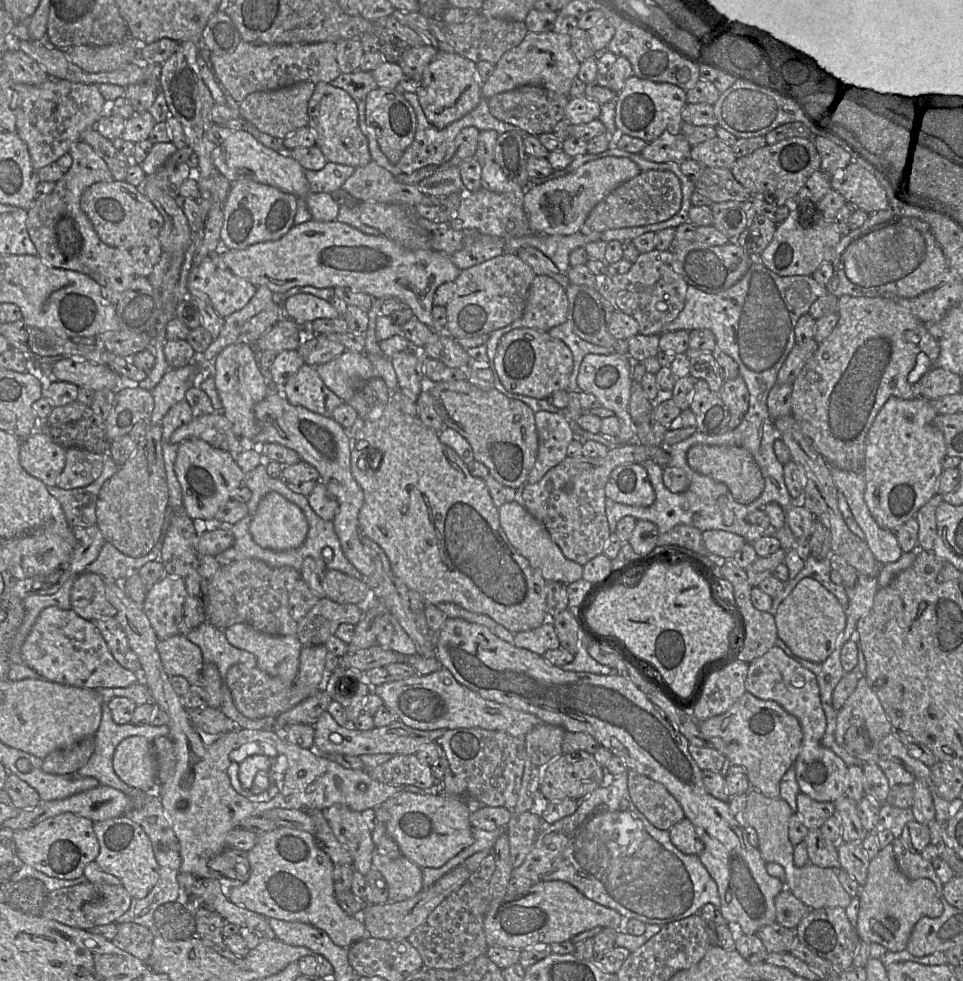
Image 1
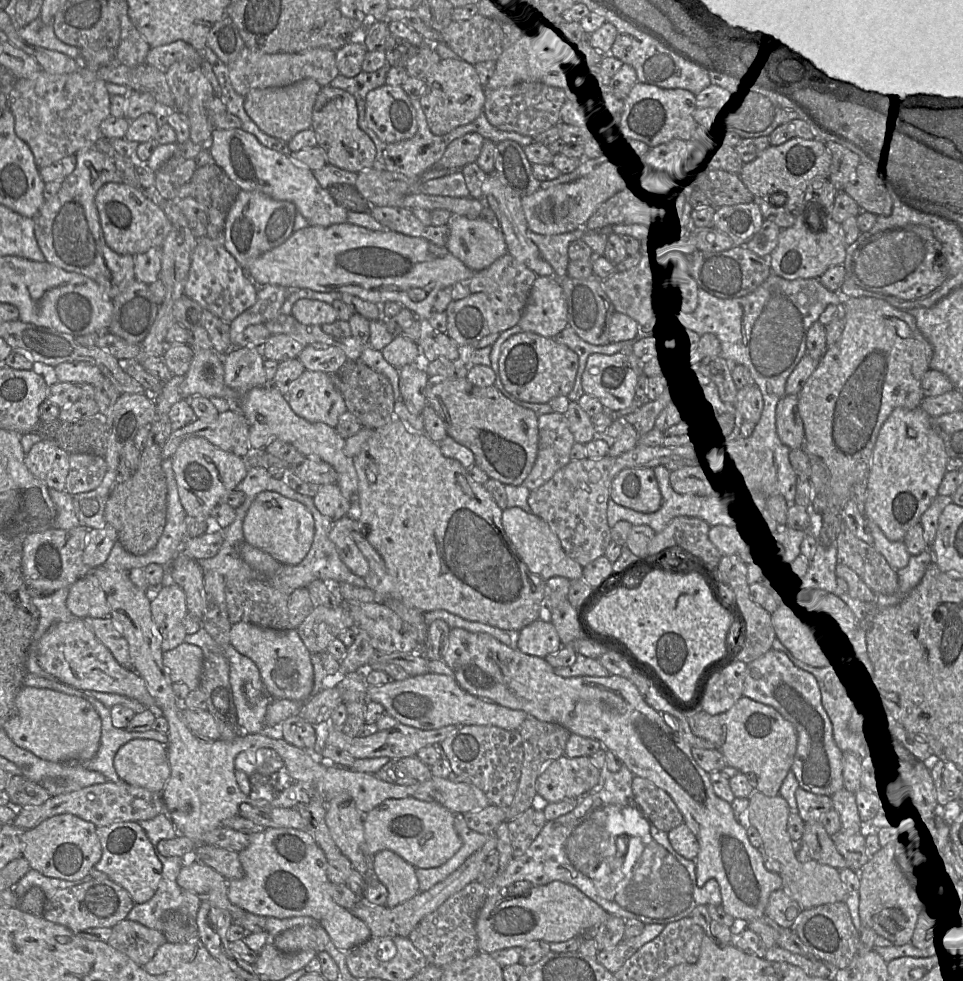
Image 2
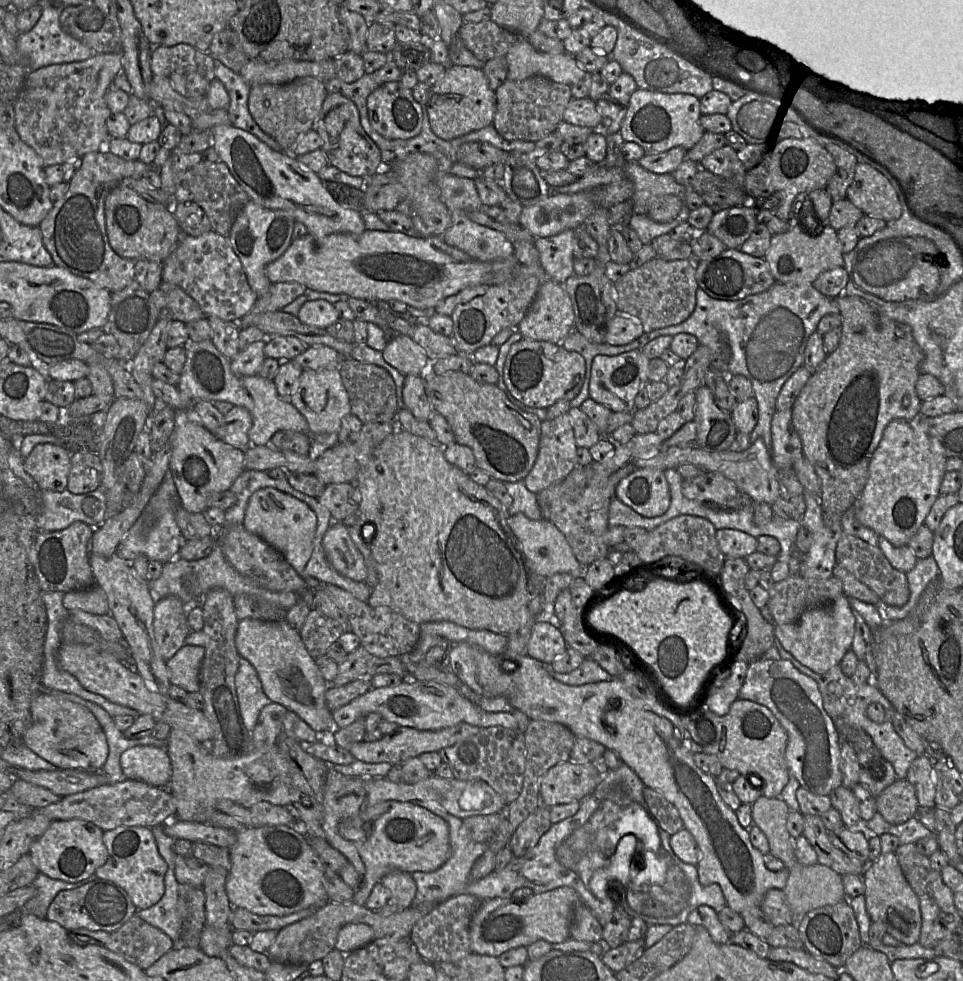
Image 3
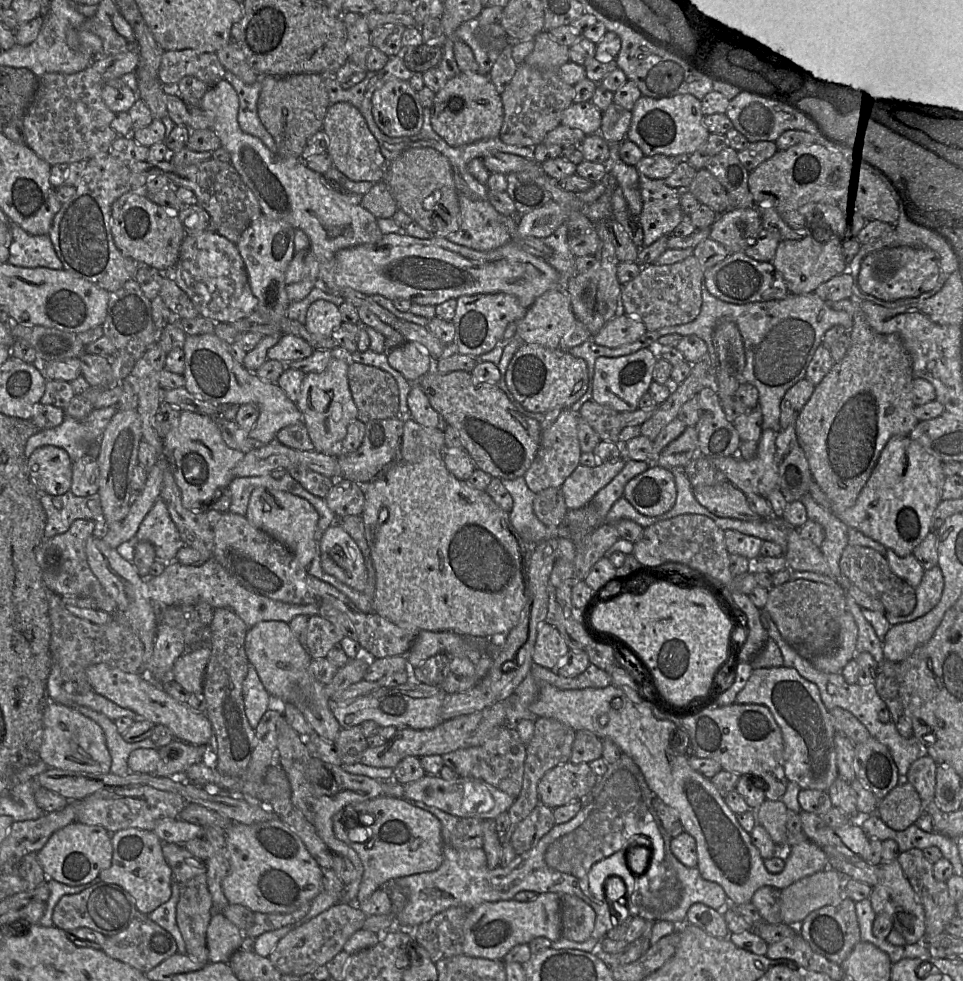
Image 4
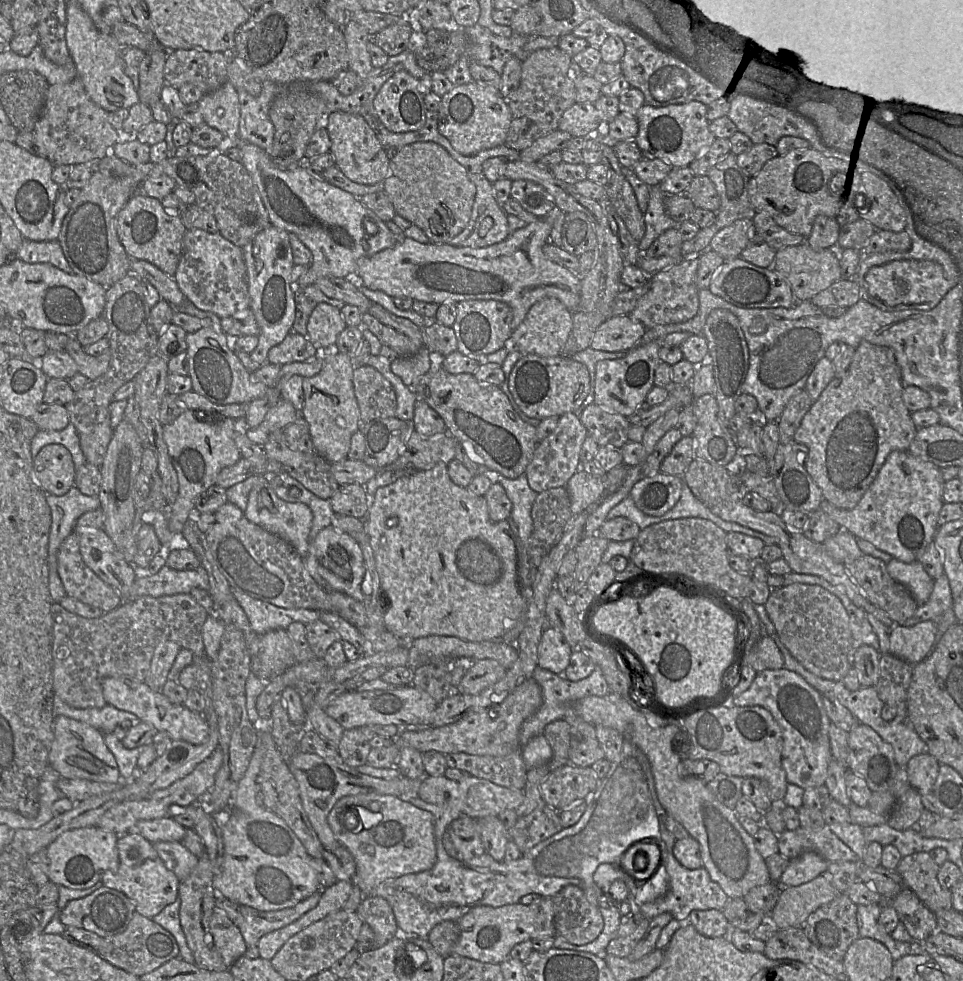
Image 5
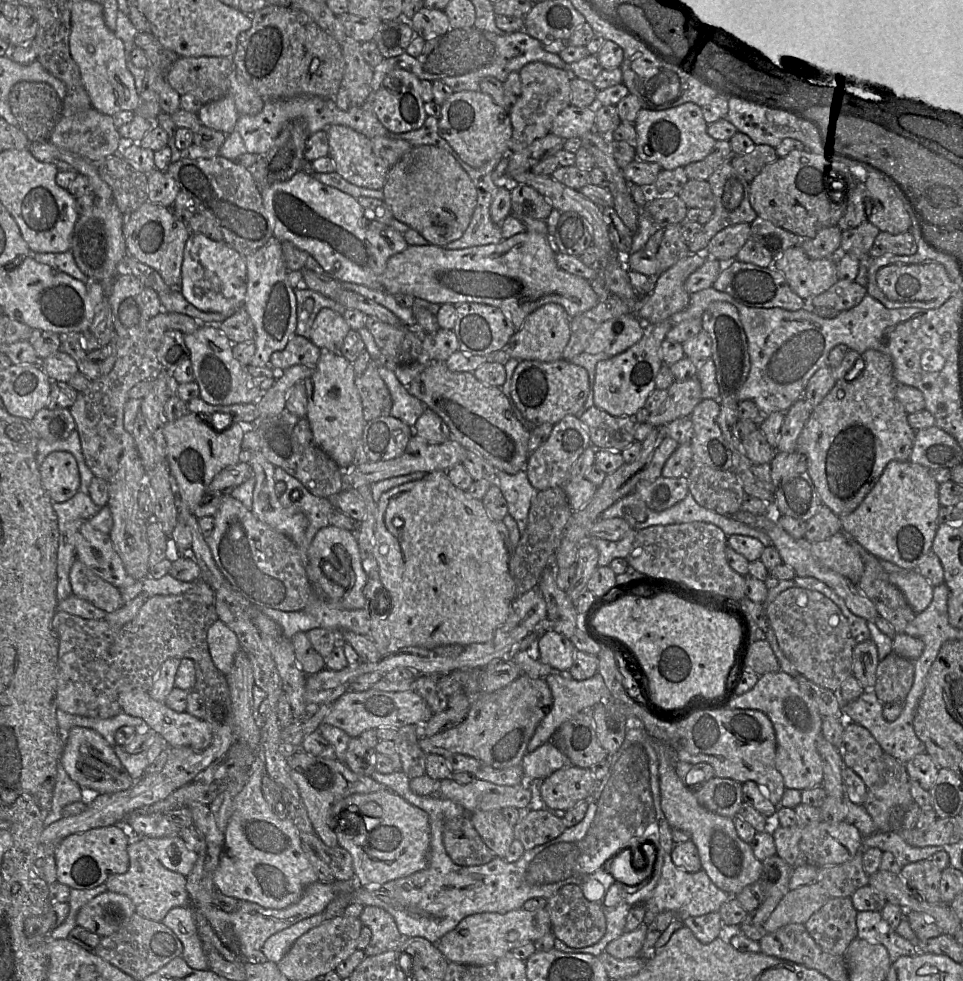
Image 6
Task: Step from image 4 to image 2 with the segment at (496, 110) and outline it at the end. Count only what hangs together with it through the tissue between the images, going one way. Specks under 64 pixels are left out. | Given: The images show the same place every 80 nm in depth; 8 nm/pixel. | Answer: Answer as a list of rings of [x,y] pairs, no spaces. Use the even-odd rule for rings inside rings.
[[[460,58],[441,59],[424,81],[420,102],[433,134],[445,135],[459,126],[471,123],[484,112],[486,89],[480,82],[475,65]]]

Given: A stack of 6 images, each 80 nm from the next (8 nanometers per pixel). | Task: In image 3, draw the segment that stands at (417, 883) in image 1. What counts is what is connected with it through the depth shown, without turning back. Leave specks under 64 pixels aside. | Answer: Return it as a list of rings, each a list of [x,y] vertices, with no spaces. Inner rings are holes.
[[[393,870],[381,879],[381,883],[389,891],[389,899],[386,905],[377,910],[382,915],[387,916],[400,912],[412,905],[417,886],[410,873]]]

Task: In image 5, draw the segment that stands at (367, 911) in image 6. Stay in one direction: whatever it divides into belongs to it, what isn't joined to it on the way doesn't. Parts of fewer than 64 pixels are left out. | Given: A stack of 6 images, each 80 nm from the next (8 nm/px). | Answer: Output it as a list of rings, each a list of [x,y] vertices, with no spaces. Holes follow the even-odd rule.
[[[364,897],[356,912],[374,933],[373,948],[383,946],[392,938],[401,935],[392,907],[383,897]]]

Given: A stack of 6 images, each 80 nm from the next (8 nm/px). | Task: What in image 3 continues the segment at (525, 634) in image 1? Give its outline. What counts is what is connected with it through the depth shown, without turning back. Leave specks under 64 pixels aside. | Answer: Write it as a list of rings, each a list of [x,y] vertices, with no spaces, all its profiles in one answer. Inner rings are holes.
[[[545,613],[532,627],[527,643],[527,655],[542,662],[551,664],[567,649],[567,644],[558,625],[550,613]]]

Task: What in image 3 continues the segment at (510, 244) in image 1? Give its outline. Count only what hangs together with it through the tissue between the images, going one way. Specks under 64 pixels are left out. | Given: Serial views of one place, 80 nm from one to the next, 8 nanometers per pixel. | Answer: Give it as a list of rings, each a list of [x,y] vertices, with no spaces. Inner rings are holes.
[[[566,229],[553,236],[534,238],[546,278],[561,285],[574,275],[573,238],[574,229]]]

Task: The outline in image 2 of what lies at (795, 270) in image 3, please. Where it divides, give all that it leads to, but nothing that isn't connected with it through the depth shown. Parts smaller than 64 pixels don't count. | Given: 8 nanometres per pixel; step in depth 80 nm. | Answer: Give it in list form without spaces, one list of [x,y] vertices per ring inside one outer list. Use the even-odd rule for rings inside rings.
[[[796,213],[793,226],[780,231],[777,245],[768,256],[772,274],[786,280],[818,279],[828,268],[844,263],[847,246],[841,225],[827,218],[821,231],[813,231],[812,228],[808,222],[805,224],[801,213]]]

